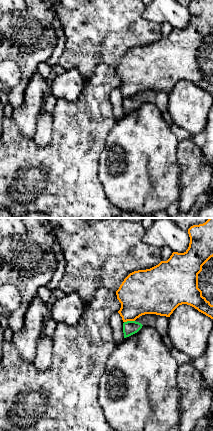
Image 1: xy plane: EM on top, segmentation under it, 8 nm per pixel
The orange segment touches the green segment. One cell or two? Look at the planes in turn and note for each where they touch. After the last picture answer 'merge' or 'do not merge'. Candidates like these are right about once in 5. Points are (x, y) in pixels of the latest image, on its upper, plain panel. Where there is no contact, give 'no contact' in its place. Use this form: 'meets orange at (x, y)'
meets orange at (129, 96)

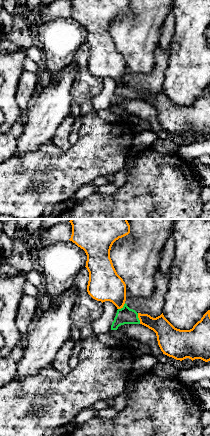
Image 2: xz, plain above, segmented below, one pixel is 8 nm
meets orange at (138, 93)

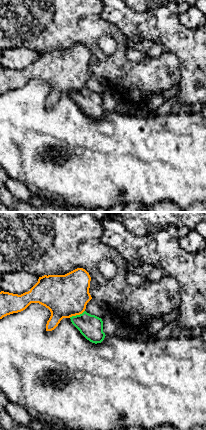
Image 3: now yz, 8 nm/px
meets orange at (76, 90)

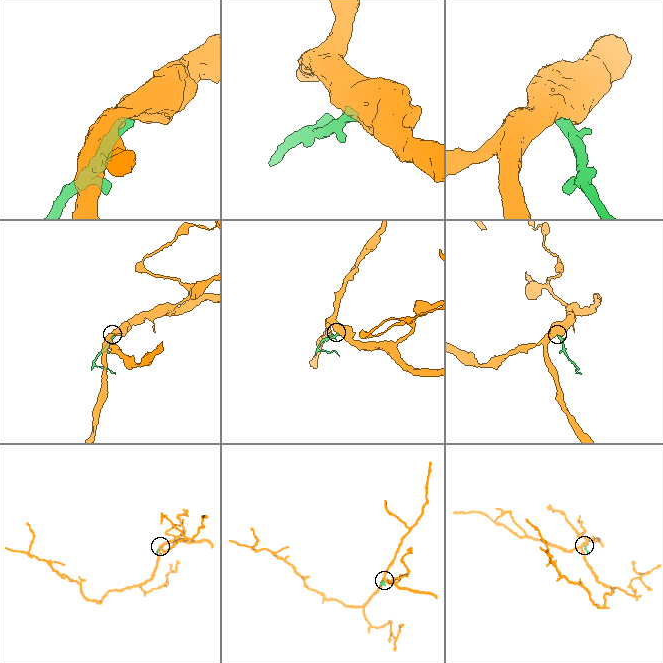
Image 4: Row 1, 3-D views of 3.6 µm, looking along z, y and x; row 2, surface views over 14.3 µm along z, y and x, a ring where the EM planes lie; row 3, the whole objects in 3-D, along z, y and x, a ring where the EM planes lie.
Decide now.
do not merge

